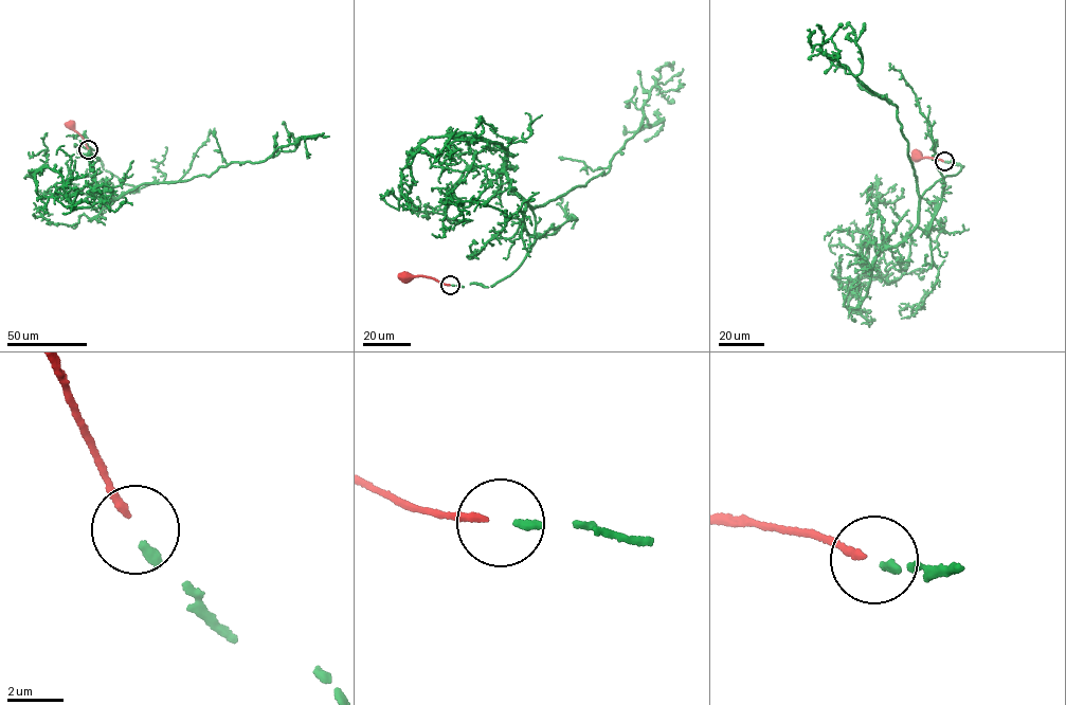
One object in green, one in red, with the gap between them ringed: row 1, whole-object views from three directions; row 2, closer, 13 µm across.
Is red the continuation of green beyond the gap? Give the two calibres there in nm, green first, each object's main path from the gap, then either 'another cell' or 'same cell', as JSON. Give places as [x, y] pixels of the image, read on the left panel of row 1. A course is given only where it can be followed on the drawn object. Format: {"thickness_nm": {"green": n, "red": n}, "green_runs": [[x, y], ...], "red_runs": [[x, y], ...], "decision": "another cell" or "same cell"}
{"thickness_nm": {"green": 320, "red": 280}, "green_runs": [[88, 149], [104, 169], [134, 186], [88, 208], [62, 205], [36, 192], [35, 174], [47, 160], [47, 133]], "red_runs": [[88, 148], [71, 125]], "decision": "same cell"}

